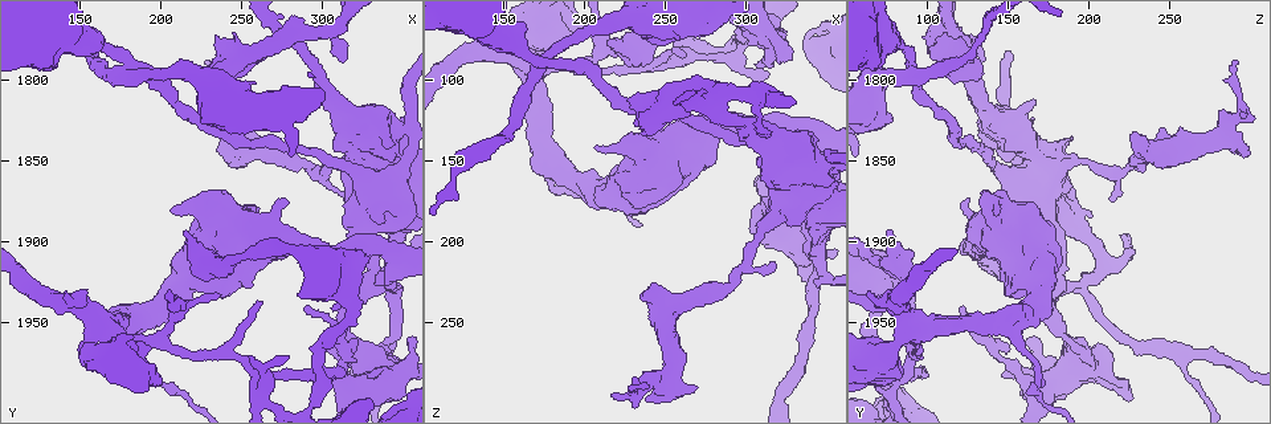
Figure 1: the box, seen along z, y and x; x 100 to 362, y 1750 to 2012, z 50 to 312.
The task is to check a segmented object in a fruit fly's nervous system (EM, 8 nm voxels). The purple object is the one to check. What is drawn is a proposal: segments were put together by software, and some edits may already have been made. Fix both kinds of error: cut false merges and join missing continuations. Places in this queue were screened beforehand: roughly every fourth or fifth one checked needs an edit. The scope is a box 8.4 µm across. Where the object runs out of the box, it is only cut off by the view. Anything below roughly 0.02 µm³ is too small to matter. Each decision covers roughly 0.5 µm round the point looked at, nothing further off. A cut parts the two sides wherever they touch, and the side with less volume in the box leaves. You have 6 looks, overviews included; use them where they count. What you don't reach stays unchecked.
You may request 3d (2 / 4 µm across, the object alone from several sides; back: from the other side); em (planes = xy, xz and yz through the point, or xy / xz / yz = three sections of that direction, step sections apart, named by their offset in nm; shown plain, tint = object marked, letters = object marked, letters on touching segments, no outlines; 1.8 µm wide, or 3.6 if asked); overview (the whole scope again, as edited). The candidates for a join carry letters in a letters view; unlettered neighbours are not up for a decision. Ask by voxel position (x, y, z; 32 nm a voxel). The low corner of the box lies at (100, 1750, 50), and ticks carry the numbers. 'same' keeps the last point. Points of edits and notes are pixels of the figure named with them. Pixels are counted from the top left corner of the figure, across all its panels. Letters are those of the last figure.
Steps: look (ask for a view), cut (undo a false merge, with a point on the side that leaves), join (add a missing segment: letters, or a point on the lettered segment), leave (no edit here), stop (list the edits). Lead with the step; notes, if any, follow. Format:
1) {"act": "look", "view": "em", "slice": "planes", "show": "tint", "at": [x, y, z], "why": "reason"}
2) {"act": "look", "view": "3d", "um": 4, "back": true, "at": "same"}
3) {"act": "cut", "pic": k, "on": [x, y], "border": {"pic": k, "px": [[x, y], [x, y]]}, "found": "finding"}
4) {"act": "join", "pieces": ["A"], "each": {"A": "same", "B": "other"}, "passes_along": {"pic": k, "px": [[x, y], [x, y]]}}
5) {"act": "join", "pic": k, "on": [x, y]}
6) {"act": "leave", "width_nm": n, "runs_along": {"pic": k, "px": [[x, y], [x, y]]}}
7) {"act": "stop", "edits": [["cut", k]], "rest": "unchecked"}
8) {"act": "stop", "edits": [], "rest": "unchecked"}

{"act": "look", "view": "em", "slice": "planes", "show": "letters", "at": [280, 1770, 108], "why": "four arms meet"}

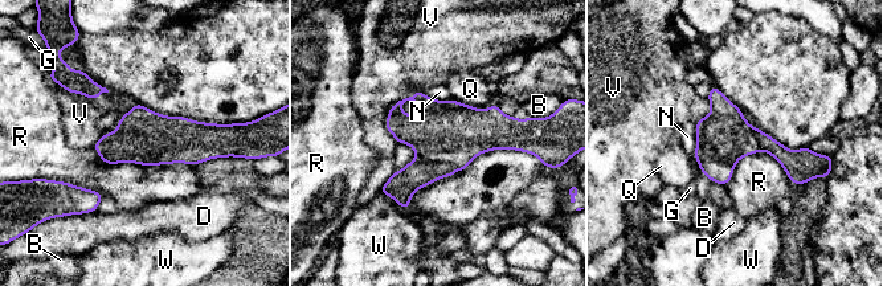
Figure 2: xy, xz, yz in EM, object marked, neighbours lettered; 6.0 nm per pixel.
{"act": "cut", "pic": 2, "on": [444, 131], "each": {"B": "other", "D": "other", "G": "other", "N": "other", "Q": "other", "R": "other", "V": "other", "W": "other"}, "border": {"pic": 2, "px": [[417, 156], [449, 163], [456, 170]]}, "found": "a second neuron is stuck on"}

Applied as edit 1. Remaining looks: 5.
{"act": "look", "view": "em", "slice": "planes", "show": "tint", "at": [276, 1874, 126], "why": "thick end"}

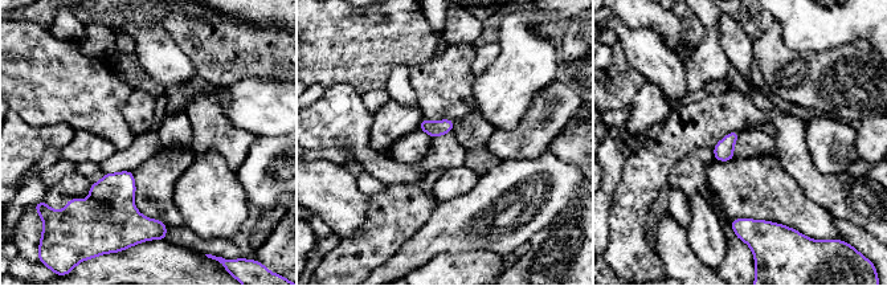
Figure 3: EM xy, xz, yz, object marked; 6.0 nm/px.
{"act": "look", "view": "em", "slice": "planes", "show": "letters", "at": "same"}

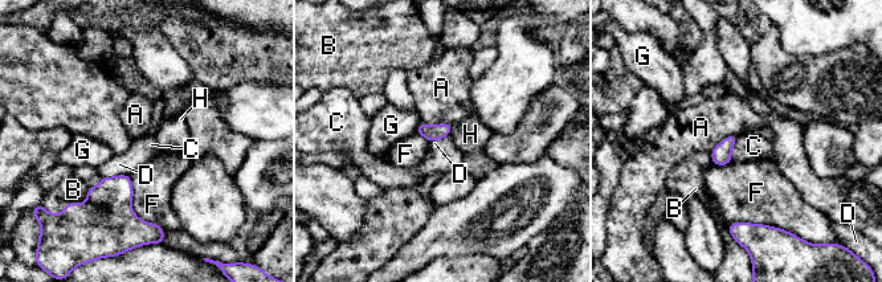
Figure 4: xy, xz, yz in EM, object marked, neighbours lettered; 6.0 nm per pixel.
{"act": "leave", "each": {"A": "other", "B": "other", "C": "other", "D": "other", "F": "other", "G": "other", "H": "other"}, "border": {"pic": 4, "px": [[129, 174], [102, 178]]}, "found": "no lettered segment goes on from it"}

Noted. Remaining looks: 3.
{"act": "look", "view": "3d", "um": 2, "at": [326, 1984, 150], "why": "free end"}

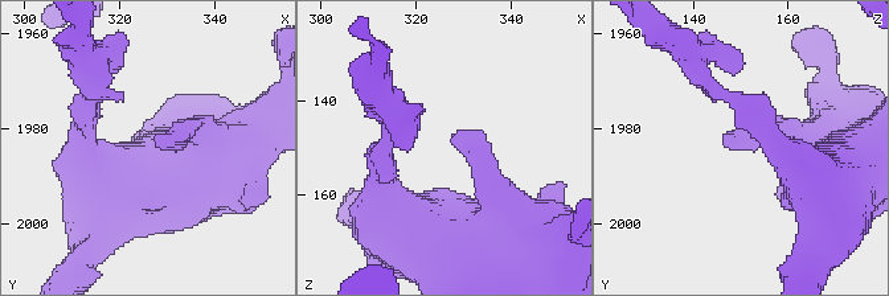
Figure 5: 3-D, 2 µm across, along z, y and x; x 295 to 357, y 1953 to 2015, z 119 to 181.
{"act": "look", "view": "em", "slice": "xy", "step": 4, "show": "letters", "at": [327, 1983, 148]}

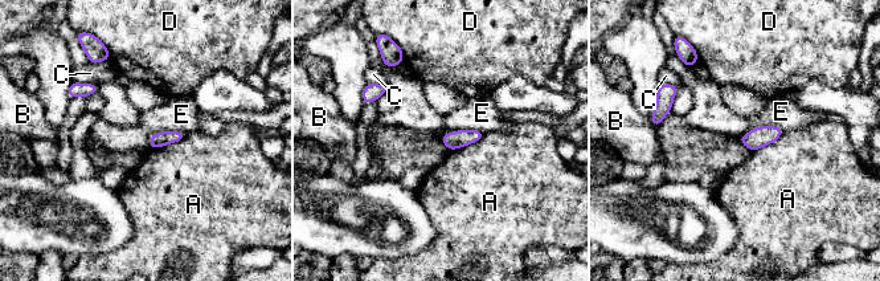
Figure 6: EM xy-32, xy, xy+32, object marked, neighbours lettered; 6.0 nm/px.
{"act": "leave", "each": {"A": "other", "B": "other", "C": "other", "D": "other", "E": "other"}, "border": {"pic": 6, "px": [[185, 133], [154, 133], [148, 147]]}, "found": "no lettered segment goes on from it"}

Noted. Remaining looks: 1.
{"act": "stop", "edits": [["cut", 2]], "rest": "unchecked"}

